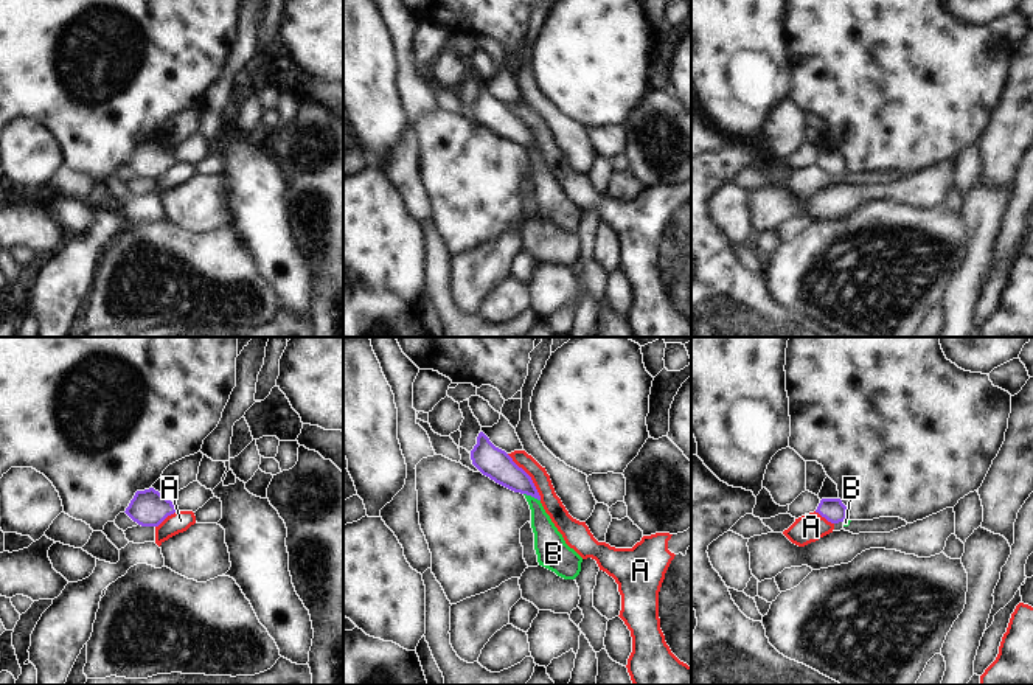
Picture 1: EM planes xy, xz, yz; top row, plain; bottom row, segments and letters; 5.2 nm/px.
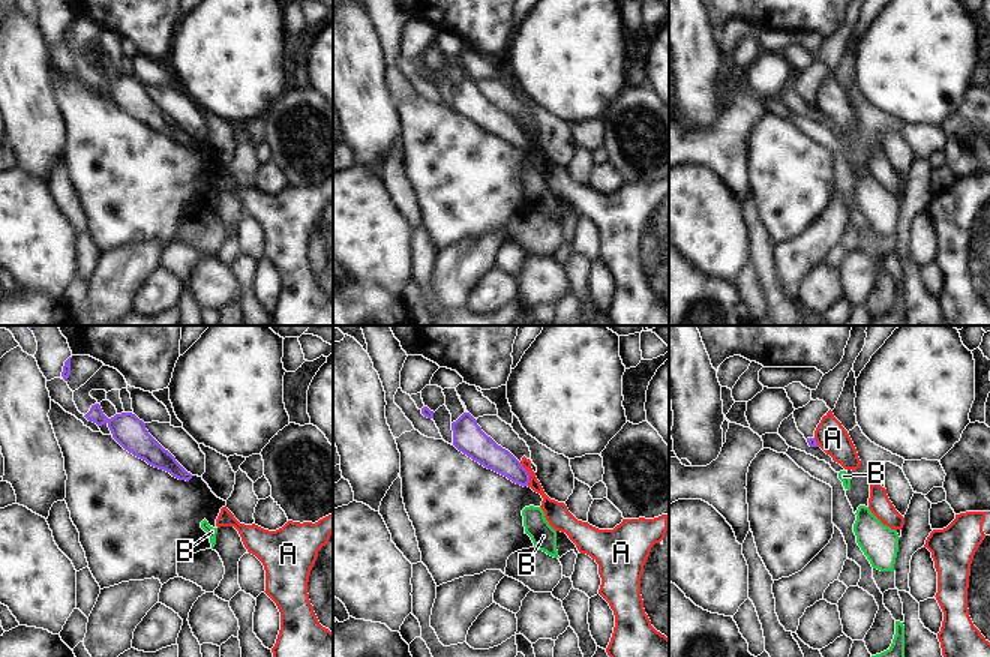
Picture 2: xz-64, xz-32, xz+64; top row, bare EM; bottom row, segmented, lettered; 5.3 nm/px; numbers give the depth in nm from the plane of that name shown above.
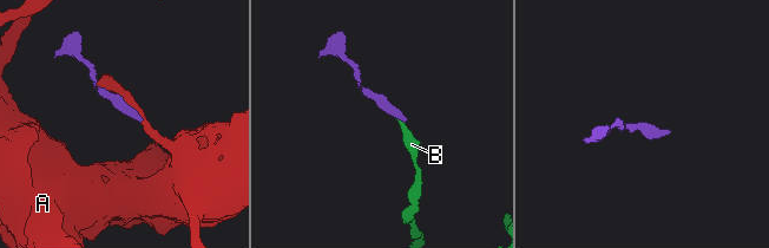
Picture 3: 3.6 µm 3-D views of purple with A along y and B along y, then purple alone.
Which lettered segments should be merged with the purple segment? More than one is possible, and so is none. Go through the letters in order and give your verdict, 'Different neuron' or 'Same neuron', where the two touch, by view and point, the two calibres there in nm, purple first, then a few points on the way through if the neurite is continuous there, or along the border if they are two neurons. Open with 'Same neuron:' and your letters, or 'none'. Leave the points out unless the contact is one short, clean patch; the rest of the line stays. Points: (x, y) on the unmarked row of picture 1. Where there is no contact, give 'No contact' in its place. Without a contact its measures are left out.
Same neuron: none
A: Different neuron. Touches purple at xz (530, 129). Thickness 160 nm (purple) against 100 nm. Boundary: xz (507, 106), (530, 129), (541, 151)
B: Different neuron. Touches purple at xz (532, 148). Thickness 160 nm (purple) against 150 nm. Boundary: xz (524, 145), (539, 152).

